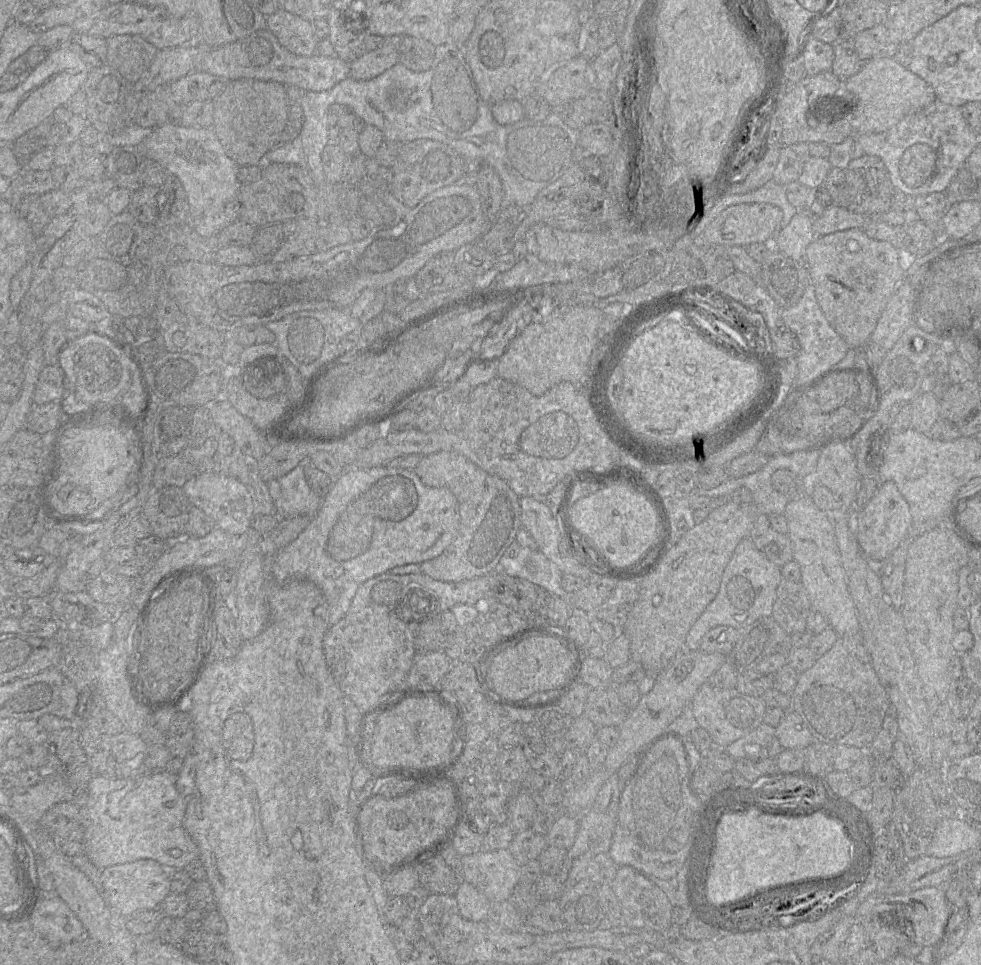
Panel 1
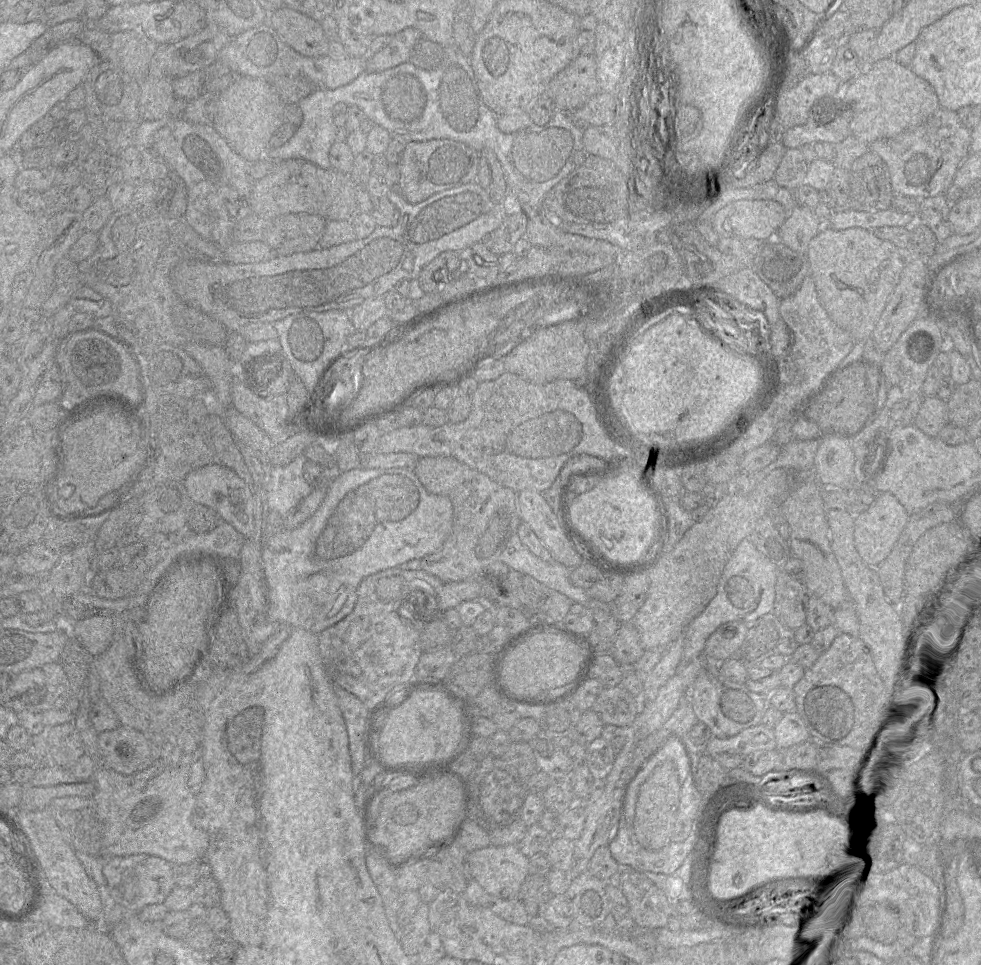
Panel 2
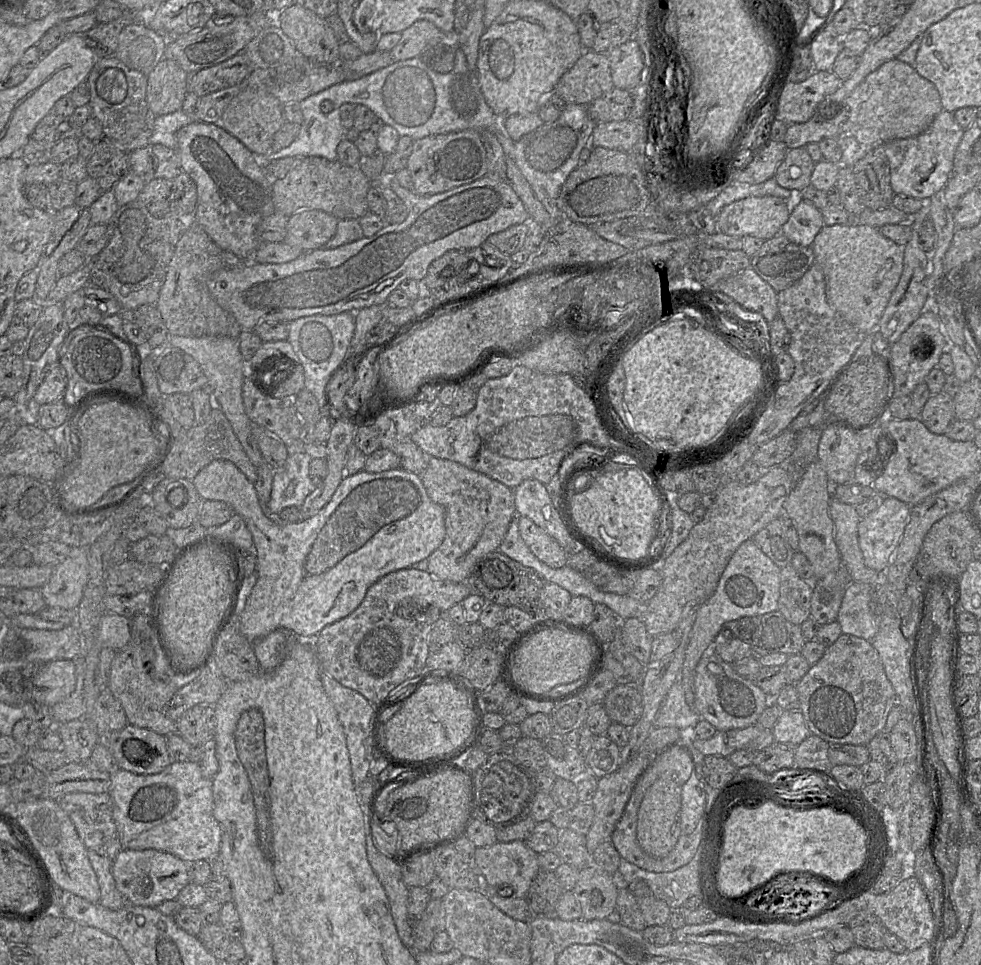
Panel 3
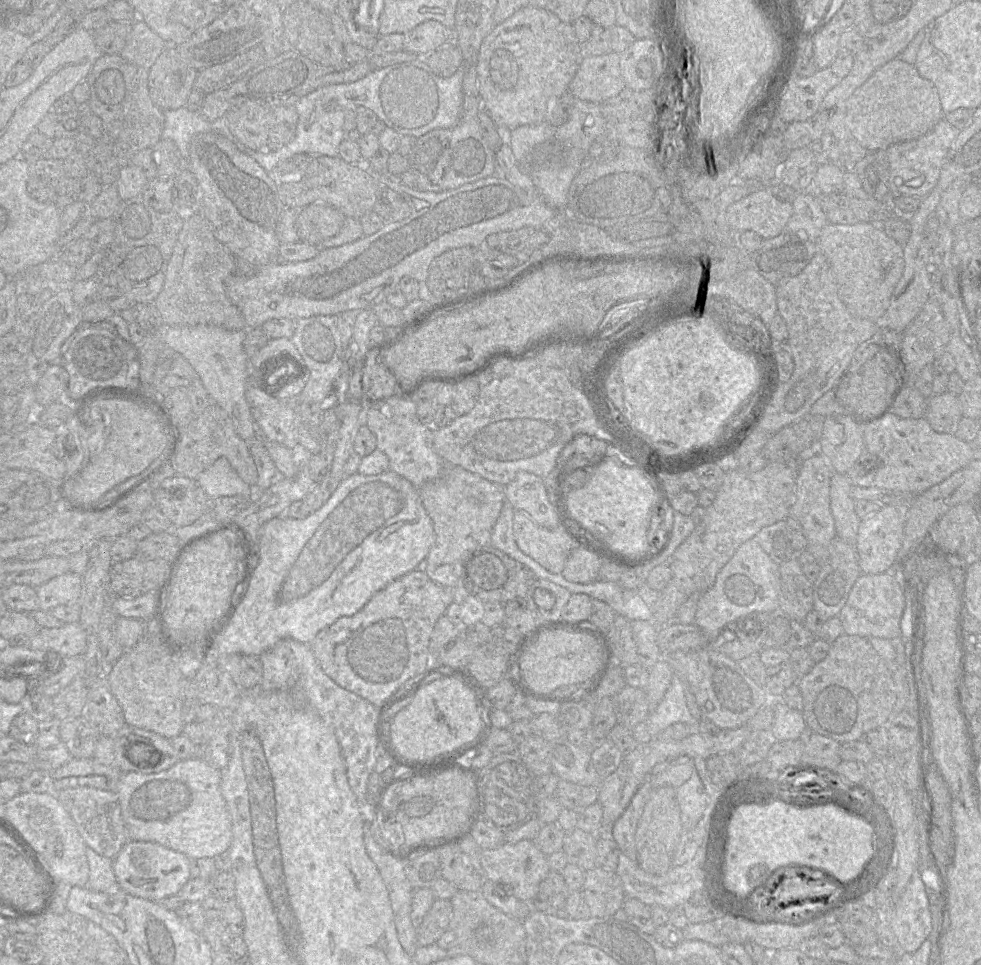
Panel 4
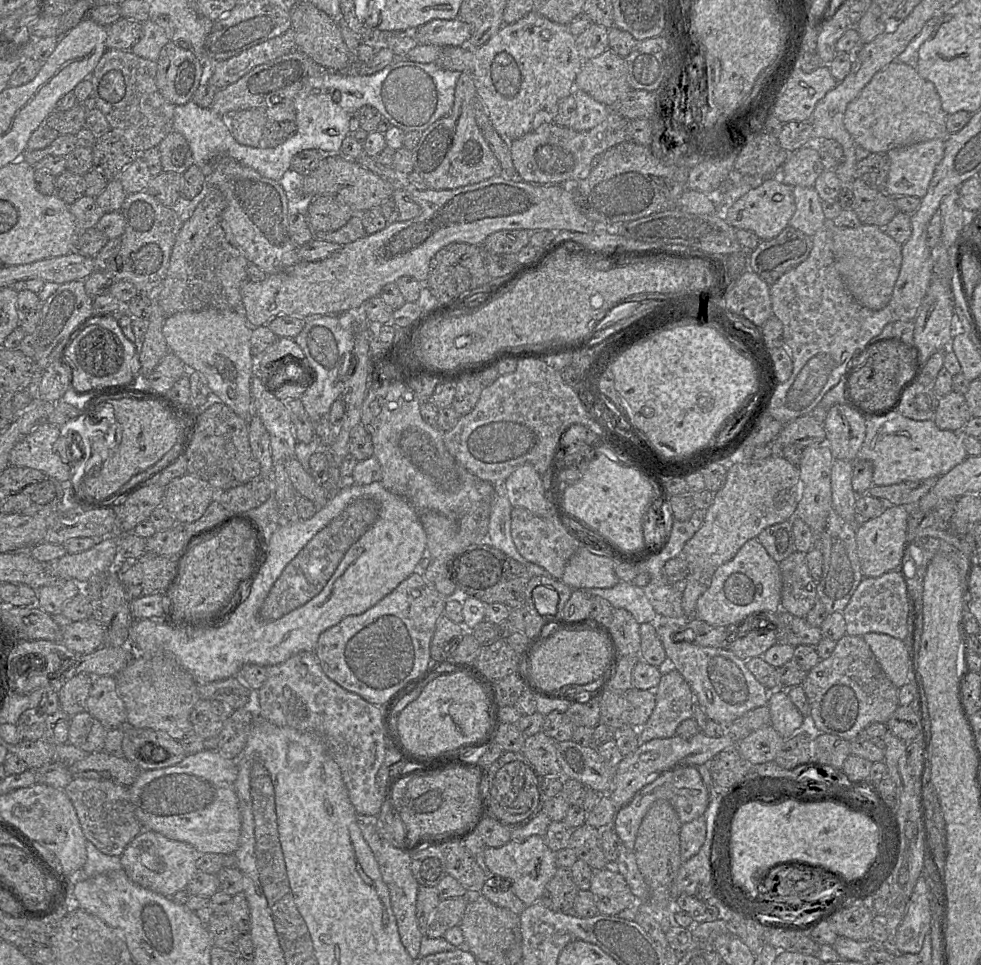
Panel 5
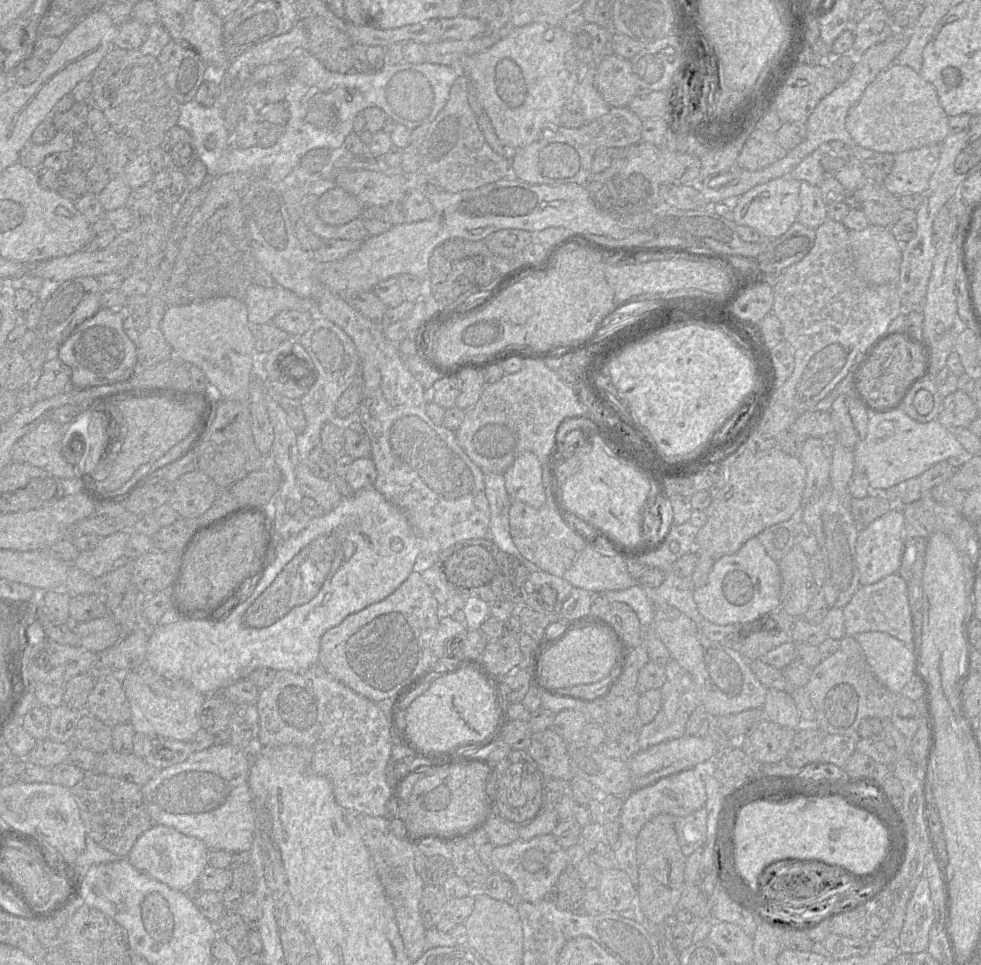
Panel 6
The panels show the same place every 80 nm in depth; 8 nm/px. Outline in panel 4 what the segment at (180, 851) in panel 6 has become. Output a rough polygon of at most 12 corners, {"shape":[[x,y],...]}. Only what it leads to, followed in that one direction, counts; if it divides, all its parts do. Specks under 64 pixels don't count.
{"shape":[[129,840],[113,858],[126,893],[176,895],[190,859],[155,842]]}

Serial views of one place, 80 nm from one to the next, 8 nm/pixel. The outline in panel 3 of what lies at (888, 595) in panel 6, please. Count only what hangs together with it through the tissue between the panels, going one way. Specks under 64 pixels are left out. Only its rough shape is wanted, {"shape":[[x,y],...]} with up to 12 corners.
{"shape":[[852,582],[837,621],[843,634],[871,641],[878,631],[872,586]]}

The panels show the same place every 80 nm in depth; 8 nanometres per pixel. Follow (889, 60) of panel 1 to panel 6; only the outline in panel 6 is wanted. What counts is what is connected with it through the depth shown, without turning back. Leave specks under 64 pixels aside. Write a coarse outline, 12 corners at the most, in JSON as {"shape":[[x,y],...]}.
{"shape":[[892,63],[848,110],[855,144],[896,154],[942,144],[935,87]]}

